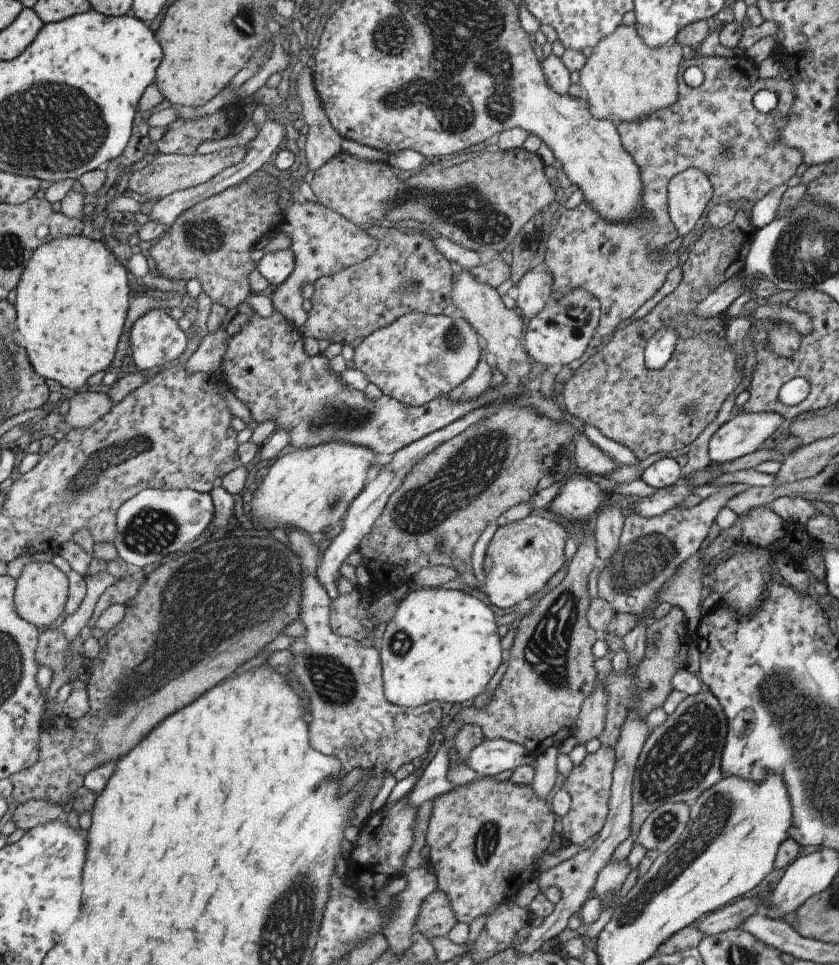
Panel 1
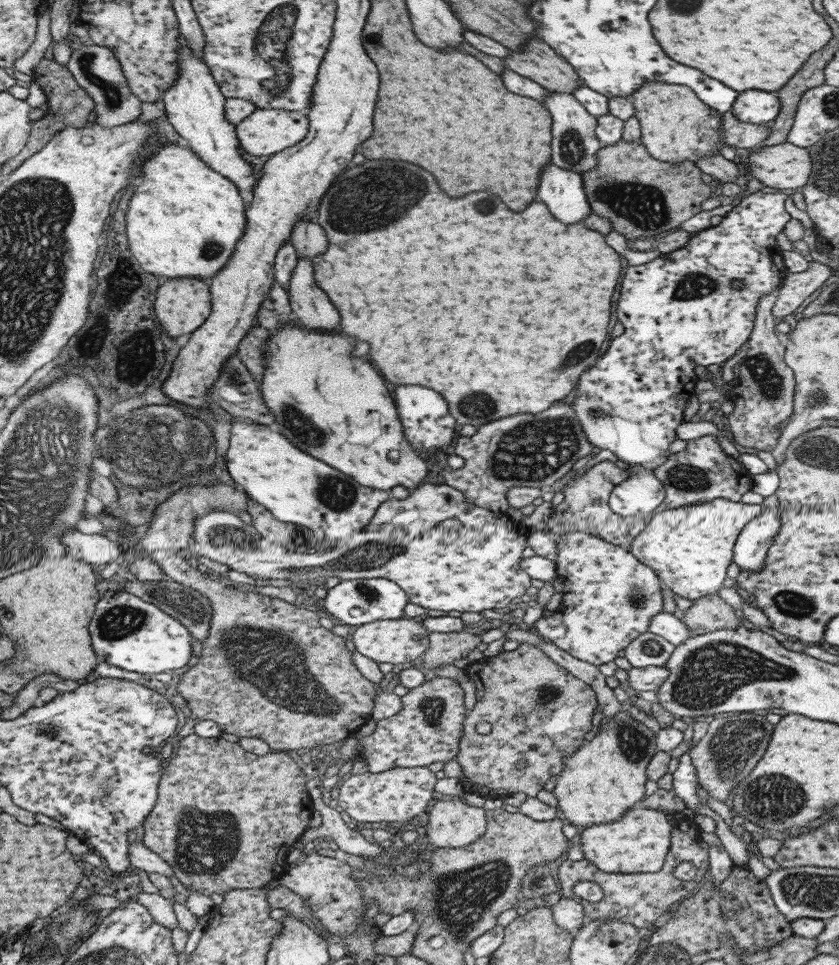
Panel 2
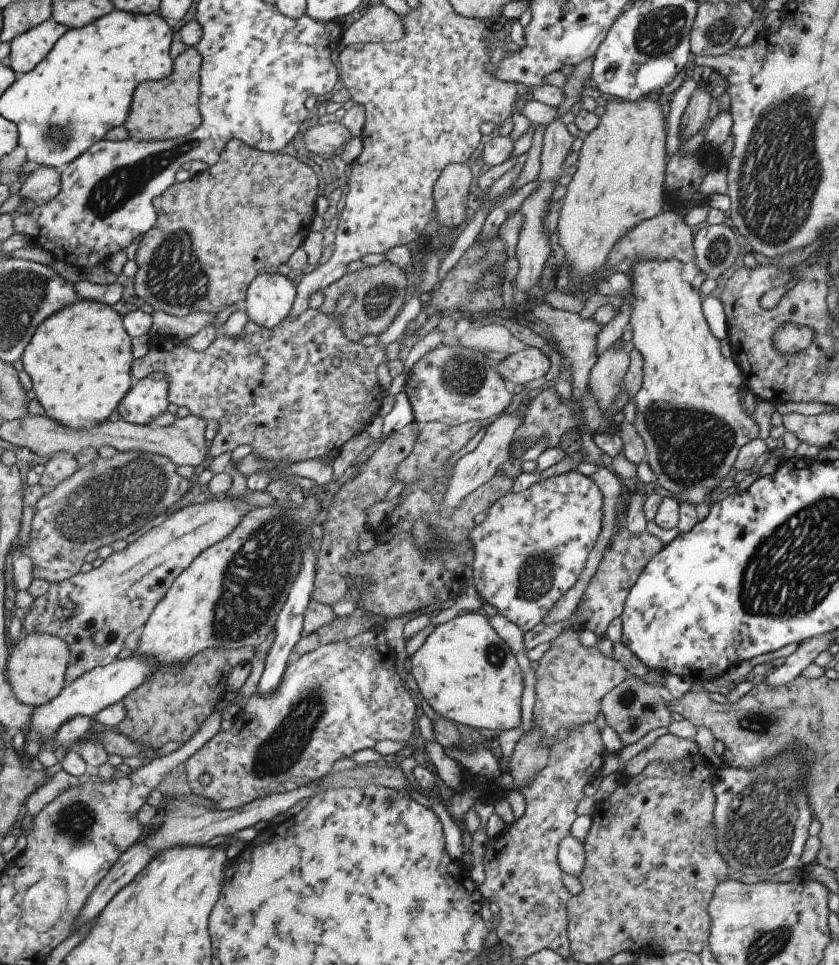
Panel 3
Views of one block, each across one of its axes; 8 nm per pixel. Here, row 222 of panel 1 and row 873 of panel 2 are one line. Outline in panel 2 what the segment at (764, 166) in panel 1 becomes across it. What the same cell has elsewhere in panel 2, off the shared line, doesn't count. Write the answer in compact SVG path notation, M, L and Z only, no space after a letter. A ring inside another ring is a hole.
M668 814L671 820L670 844L662 867L654 873L639 874L605 874L599 870L591 861L582 858L577 861L571 861L562 857L556 863L555 874L559 881L558 890L561 896L565 898L573 898L583 907L585 917L590 919L614 918L616 921L632 924L636 929L652 928L652 924L661 914L667 912L667 908L675 901L685 898L687 893L691 891L691 885L684 885L681 881L673 878L672 870L680 862L690 862L699 870L699 878L704 879L708 871L707 849L700 849L697 843L699 838L699 828L692 819L682 818L675 819L675 814ZM577 882L593 882L601 887L603 896L598 902L589 902L574 896L572 892L573 886Z

